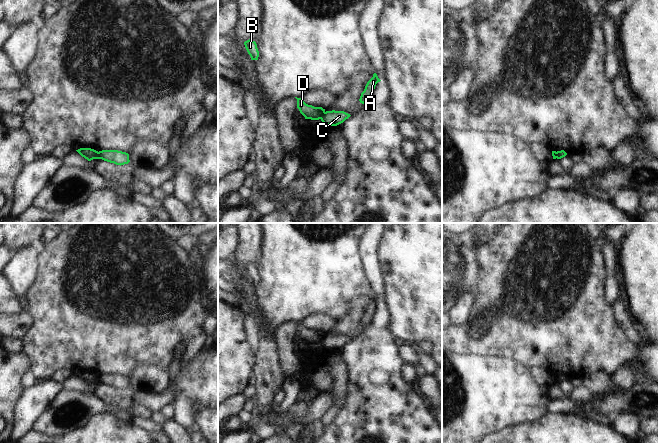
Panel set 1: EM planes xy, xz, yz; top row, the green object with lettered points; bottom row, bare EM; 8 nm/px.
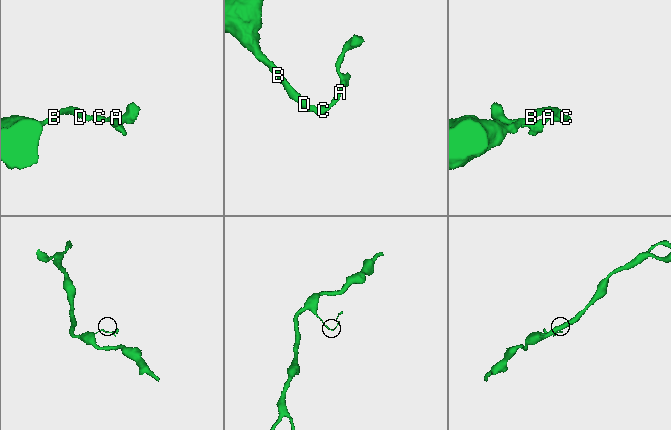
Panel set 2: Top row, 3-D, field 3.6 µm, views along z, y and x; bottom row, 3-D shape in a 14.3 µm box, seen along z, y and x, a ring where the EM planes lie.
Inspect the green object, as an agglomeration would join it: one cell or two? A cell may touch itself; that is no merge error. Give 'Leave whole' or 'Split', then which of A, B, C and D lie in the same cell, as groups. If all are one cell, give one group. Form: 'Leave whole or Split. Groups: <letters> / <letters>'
Split. Groups: A C / B D.

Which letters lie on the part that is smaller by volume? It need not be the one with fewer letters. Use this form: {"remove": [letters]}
{"remove": ["A", "C"]}

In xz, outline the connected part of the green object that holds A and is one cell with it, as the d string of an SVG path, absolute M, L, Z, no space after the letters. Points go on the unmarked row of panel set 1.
M374 297L373 301L367 306L364 315L361 317L359 323L360 327L364 328L371 322L376 308L380 305L381 304L378 302L377 298Z

